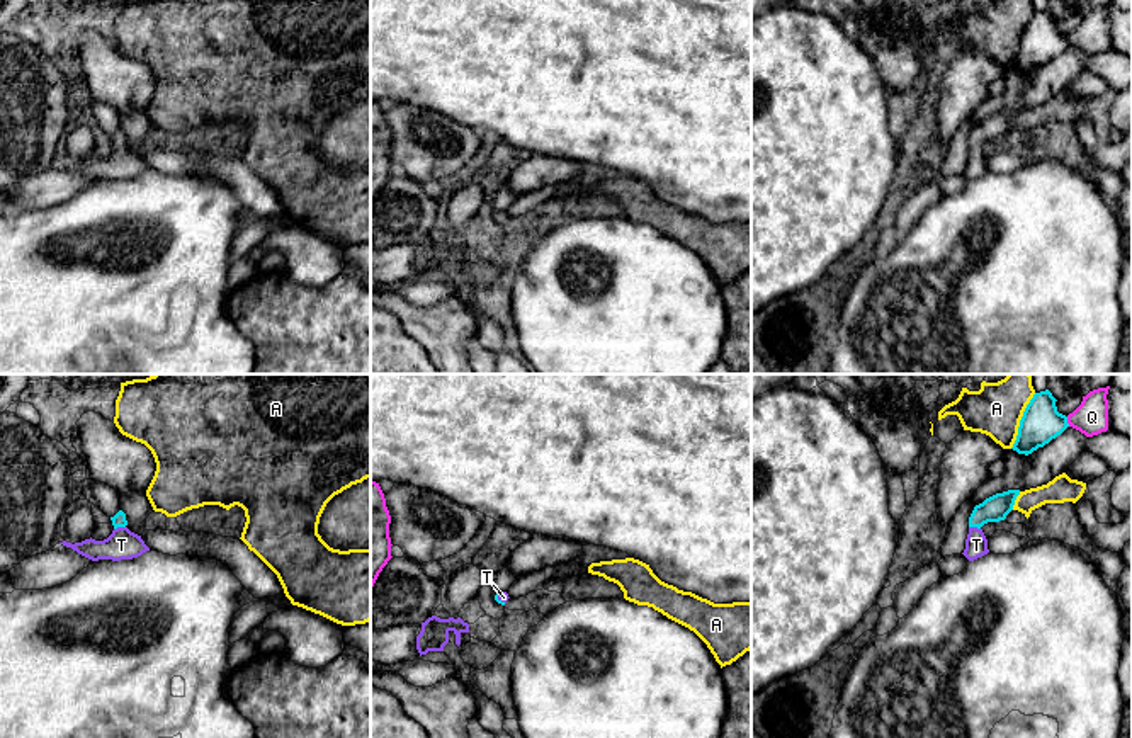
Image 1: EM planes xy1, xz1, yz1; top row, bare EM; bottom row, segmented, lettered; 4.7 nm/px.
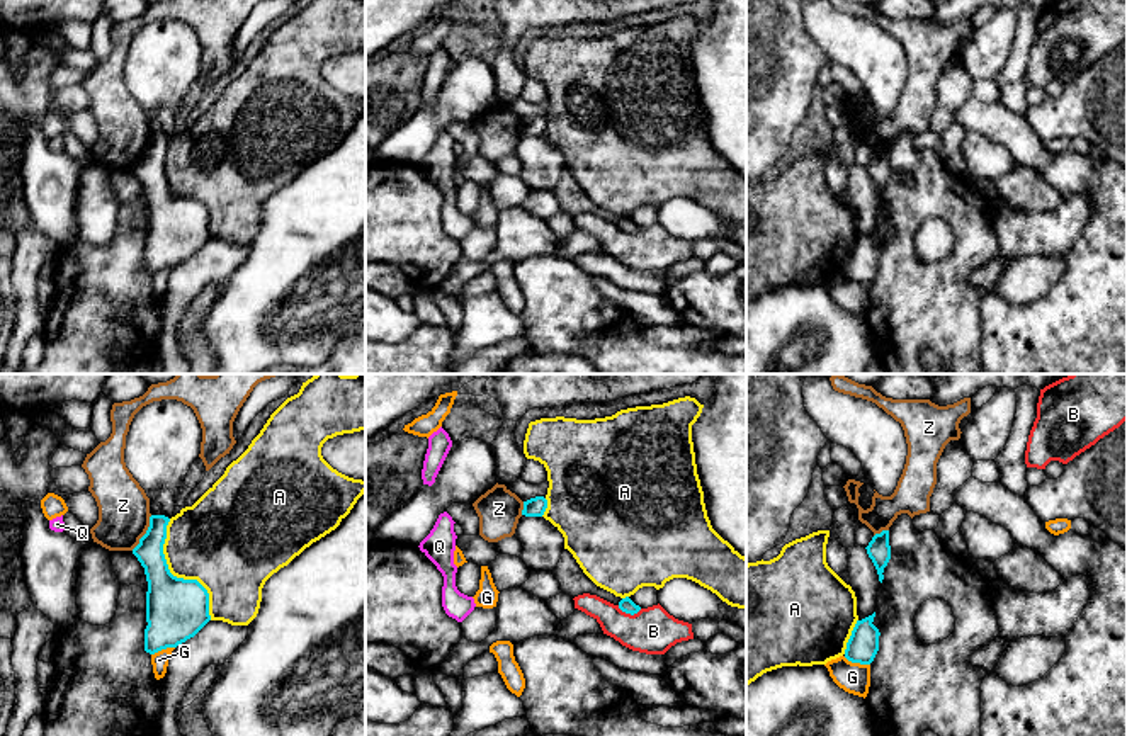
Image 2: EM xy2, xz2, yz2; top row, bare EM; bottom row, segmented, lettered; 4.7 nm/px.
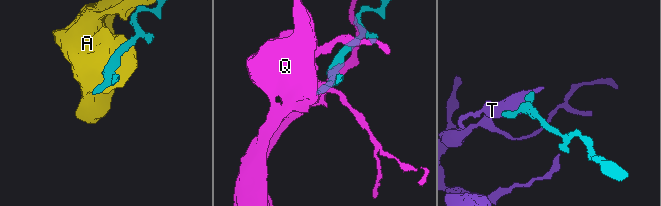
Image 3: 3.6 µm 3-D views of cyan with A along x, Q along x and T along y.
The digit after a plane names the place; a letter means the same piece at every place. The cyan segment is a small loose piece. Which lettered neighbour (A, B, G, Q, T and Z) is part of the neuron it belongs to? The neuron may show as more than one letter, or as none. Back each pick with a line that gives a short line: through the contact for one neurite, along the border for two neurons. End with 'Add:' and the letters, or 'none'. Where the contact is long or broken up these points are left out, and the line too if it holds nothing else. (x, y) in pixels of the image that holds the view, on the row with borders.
T: line xy1 (119, 519), (119, 526), (121, 544)
Add: T

